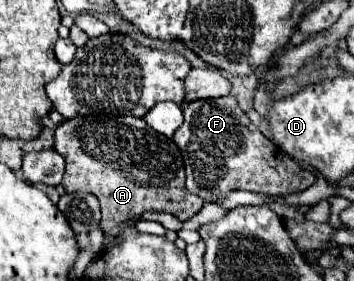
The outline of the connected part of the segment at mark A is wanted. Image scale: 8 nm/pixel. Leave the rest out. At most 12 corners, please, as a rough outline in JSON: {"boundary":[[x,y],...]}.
{"boundary":[[135,116],[55,128],[67,192],[101,204],[101,228],[203,202],[177,144]]}

